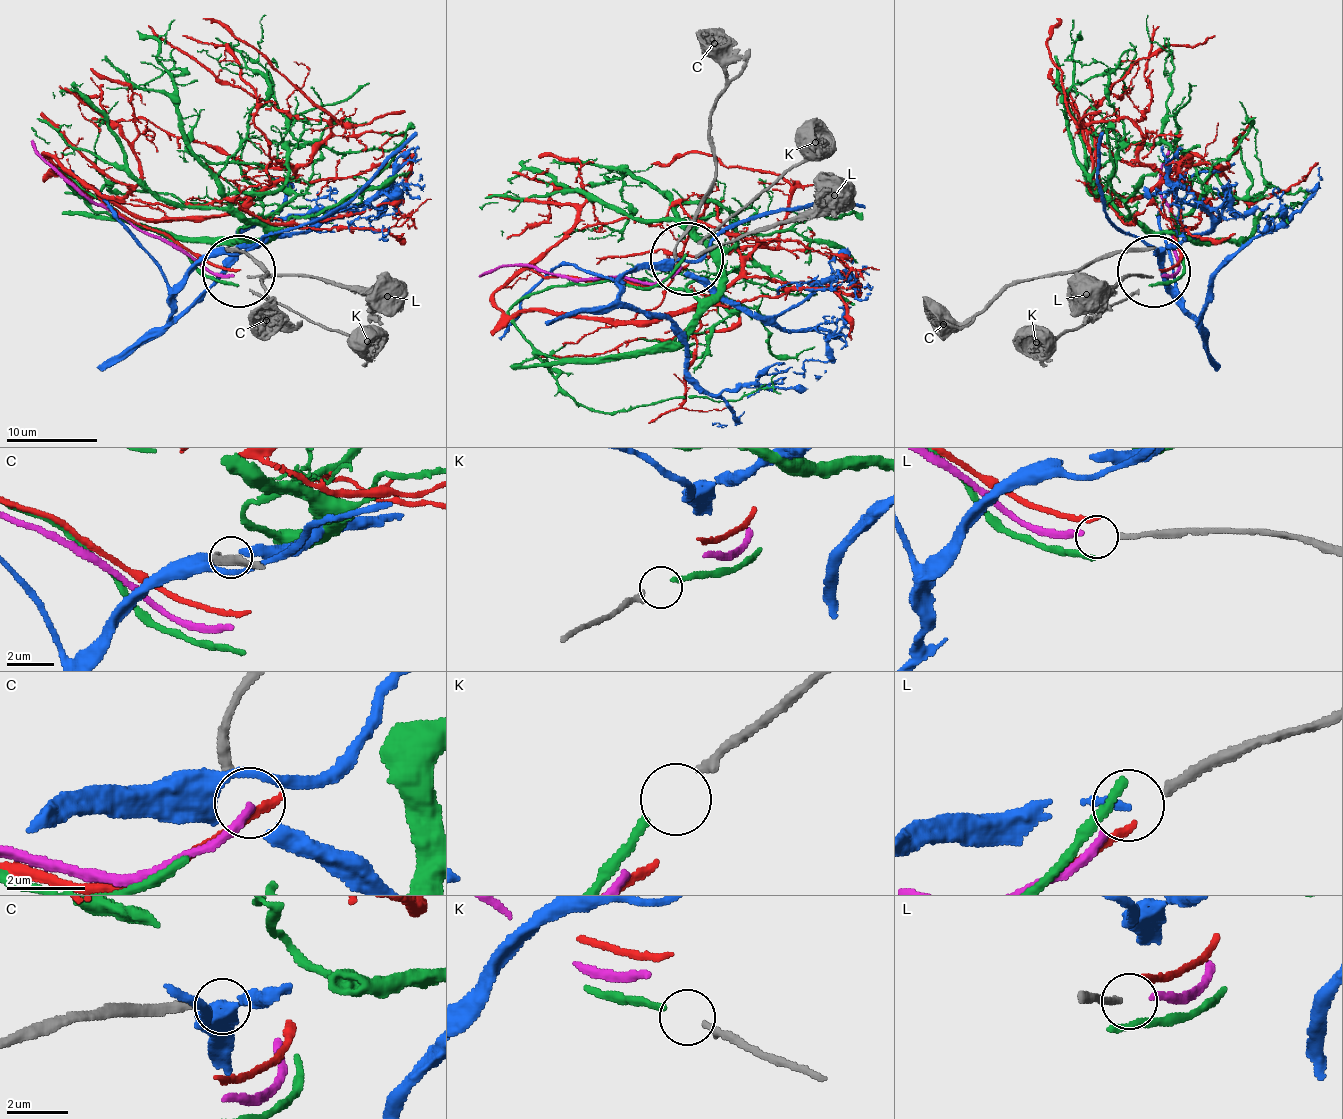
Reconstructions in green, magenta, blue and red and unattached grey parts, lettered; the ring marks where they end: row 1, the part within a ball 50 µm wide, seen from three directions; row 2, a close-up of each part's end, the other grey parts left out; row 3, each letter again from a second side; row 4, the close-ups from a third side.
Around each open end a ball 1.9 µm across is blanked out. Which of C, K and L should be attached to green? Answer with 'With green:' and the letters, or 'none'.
With green: K

